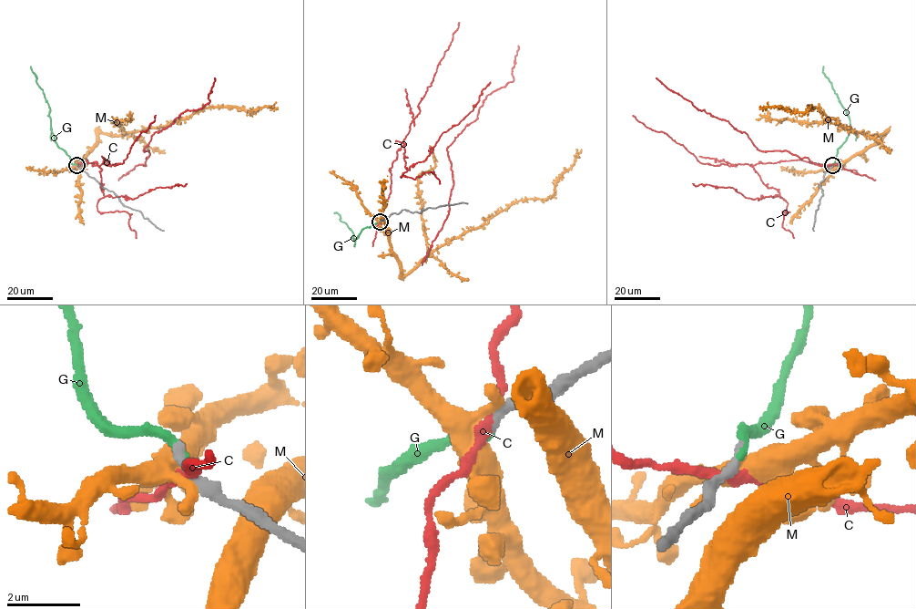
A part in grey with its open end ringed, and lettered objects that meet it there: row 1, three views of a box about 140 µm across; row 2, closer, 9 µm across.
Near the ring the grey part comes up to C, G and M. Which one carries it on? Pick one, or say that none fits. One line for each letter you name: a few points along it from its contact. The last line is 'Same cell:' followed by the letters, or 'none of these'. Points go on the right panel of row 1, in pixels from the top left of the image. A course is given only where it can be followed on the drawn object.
G: course (832, 165), (838, 149), (849, 135), (849, 118), (822, 72), (823, 66)
Same cell: G

